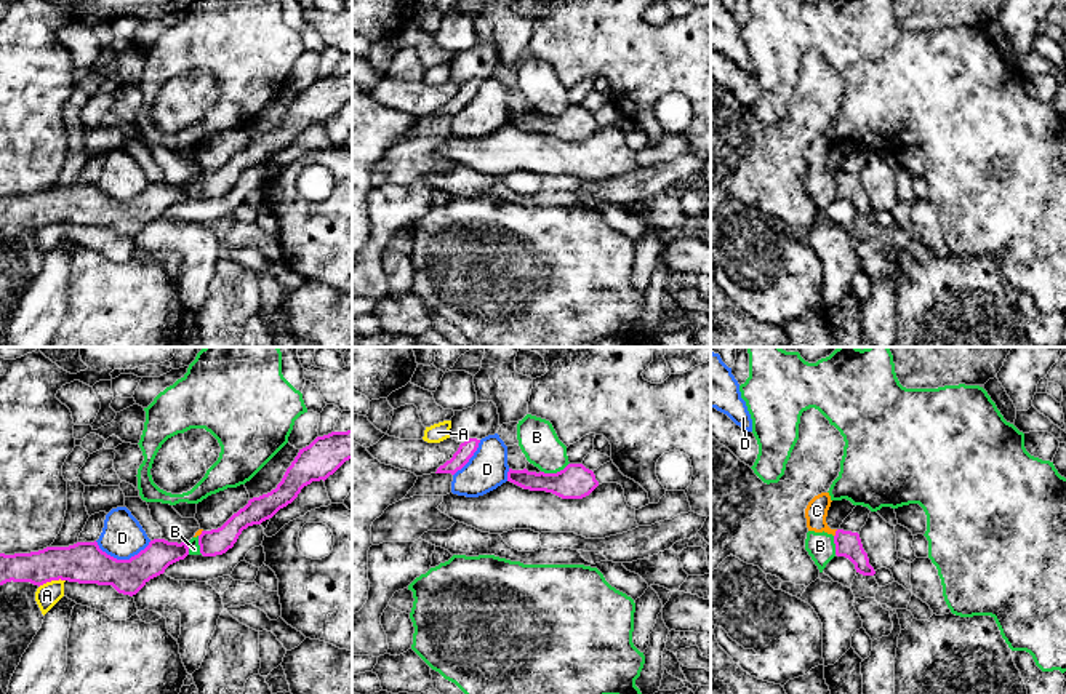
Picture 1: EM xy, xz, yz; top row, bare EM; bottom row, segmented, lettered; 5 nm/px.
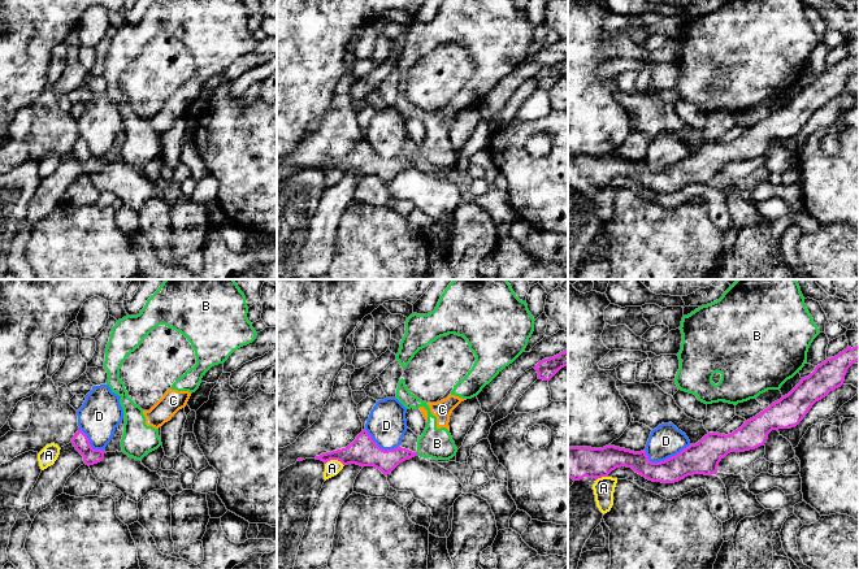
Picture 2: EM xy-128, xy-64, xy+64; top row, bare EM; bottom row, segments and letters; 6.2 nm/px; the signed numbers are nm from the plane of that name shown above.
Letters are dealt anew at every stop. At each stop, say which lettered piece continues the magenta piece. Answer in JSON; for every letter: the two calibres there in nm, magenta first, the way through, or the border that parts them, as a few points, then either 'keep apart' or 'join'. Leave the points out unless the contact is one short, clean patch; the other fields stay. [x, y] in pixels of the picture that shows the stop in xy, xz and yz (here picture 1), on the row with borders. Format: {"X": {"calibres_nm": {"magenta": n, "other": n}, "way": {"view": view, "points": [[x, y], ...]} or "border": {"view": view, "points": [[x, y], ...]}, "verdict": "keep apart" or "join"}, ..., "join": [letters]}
{"A": {"calibres_nm": {"magenta": 200, "other": 120}, "border": {"view": "xy", "points": [[64, 579], [52, 579], [39, 587]]}, "verdict": "keep apart"}, "B": {"calibres_nm": {"magenta": 180, "other": 190}, "border": {"view": "xz", "points": [[569, 462], [556, 472], [541, 472]]}, "verdict": "keep apart"}, "C": {"calibres_nm": {"magenta": 130, "other": 110}, "border": {"view": "yz", "points": [[837, 530], [834, 536]]}, "verdict": "keep apart"}, "D": {"calibres_nm": {"magenta": 200, "other": 220}, "verdict": "keep apart"}, "join": []}

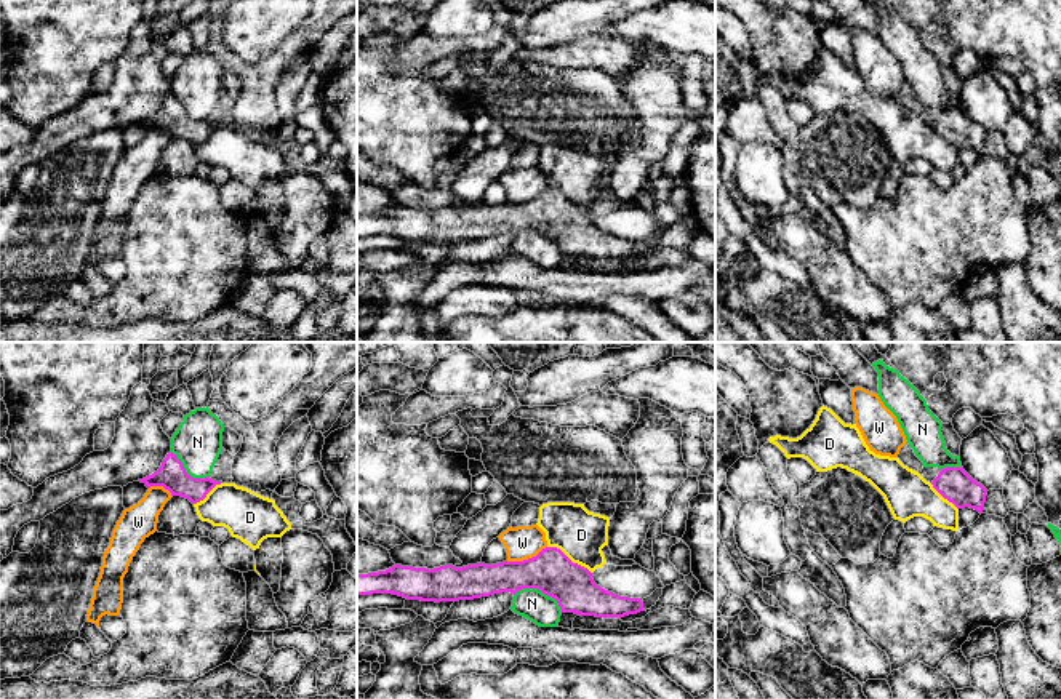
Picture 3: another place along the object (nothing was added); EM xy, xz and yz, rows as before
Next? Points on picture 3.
{"D": {"calibres_nm": {"magenta": 220, "other": 260}, "border": {"view": "xz", "points": [[548, 546], [559, 547], [591, 573]]}, "verdict": "keep apart"}, "N": {"calibres_nm": {"magenta": 220, "other": 160}, "verdict": "keep apart"}, "W": {"calibres_nm": {"magenta": 220, "other": 170}, "border": {"view": "xz", "points": [[546, 546], [532, 557], [508, 562]]}, "verdict": "keep apart"}, "join": []}

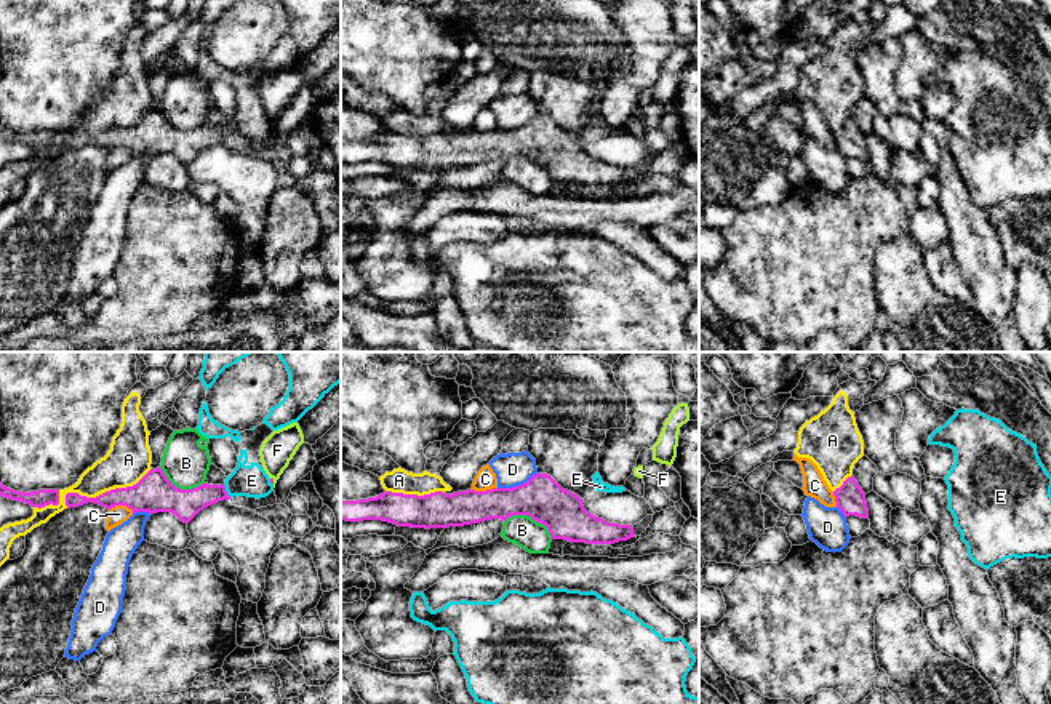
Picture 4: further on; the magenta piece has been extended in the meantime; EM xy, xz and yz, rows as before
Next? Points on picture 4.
{"A": {"calibres_nm": {"magenta": 190, "other": 220}, "verdict": "keep apart"}, "B": {"calibres_nm": {"magenta": 220, "other": 160}, "verdict": "keep apart"}, "C": {"calibres_nm": {"magenta": 180, "other": 110}, "border": {"view": "xz", "points": [[496, 487], [471, 490]]}, "verdict": "keep apart"}, "D": {"calibres_nm": {"magenta": 220, "other": 170}, "border": {"view": "xz", "points": [[536, 472], [522, 484], [498, 488]]}, "verdict": "keep apart"}, "E": {"calibres_nm": {"magenta": 150, "other": 160}, "border": {"view": "xy", "points": [[224, 484], [224, 490], [231, 496]]}, "verdict": "keep apart"}, "F": {"calibres_nm": {"magenta": 20, "other": 170}, "border": {"view": "xy", "points": [[271, 477], [274, 484]]}, "verdict": "keep apart"}, "join": []}

